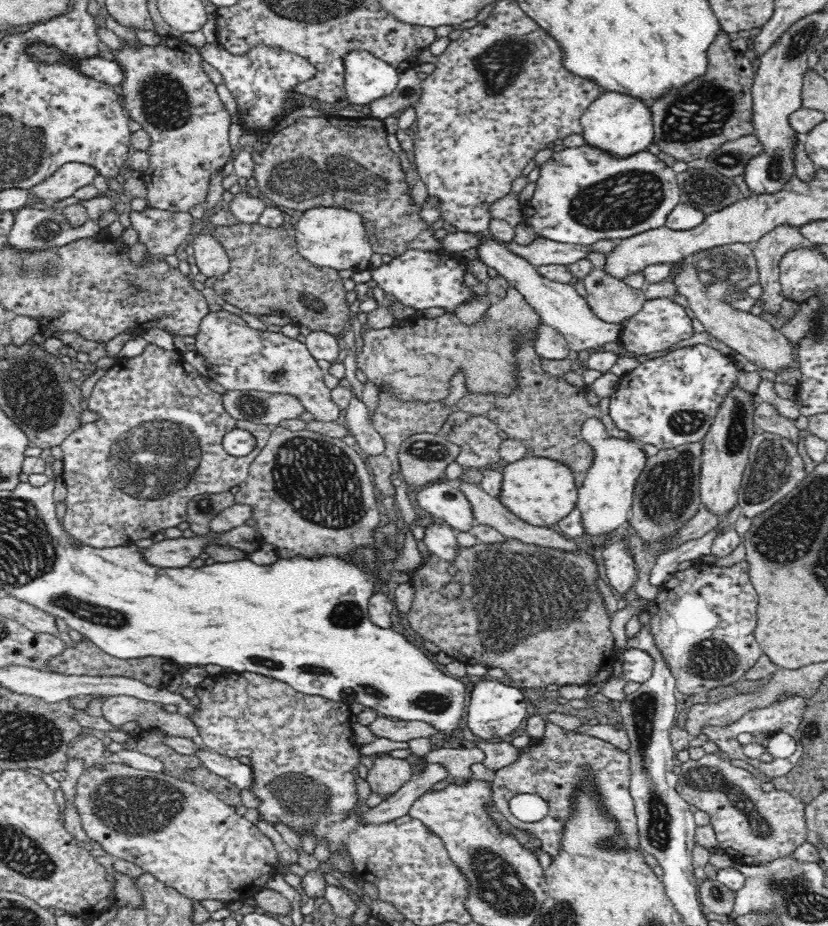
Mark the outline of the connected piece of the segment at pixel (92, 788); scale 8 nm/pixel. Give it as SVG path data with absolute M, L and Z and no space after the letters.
M99 762L84 770L76 784L72 805L88 839L98 842L114 859L132 861L191 901L221 900L225 903L252 898L270 876L276 874L279 859L272 840L235 812L212 791L164 774L138 770L124 764Z

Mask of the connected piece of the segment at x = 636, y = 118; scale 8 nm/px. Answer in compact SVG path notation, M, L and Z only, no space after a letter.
M603 90L580 118L585 142L597 146L618 158L626 158L647 150L654 140L650 101L621 92Z

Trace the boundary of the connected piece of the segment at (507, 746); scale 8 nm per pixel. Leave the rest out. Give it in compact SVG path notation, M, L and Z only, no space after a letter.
M540 736L540 738L530 737L530 739L529 745L524 749L515 748L509 743L508 739L498 743L483 741L477 744L476 748L484 752L484 766L490 768L490 770L497 771L513 764L520 758L521 754L528 752L530 748L540 746L544 742L543 736Z

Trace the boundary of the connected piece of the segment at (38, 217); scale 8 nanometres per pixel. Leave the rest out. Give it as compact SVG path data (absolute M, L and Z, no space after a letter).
M23 207L14 214L15 220L8 234L6 247L14 248L17 252L44 252L50 248L62 247L84 238L94 237L102 231L97 224L90 221L80 228L73 228L59 210L32 210Z

